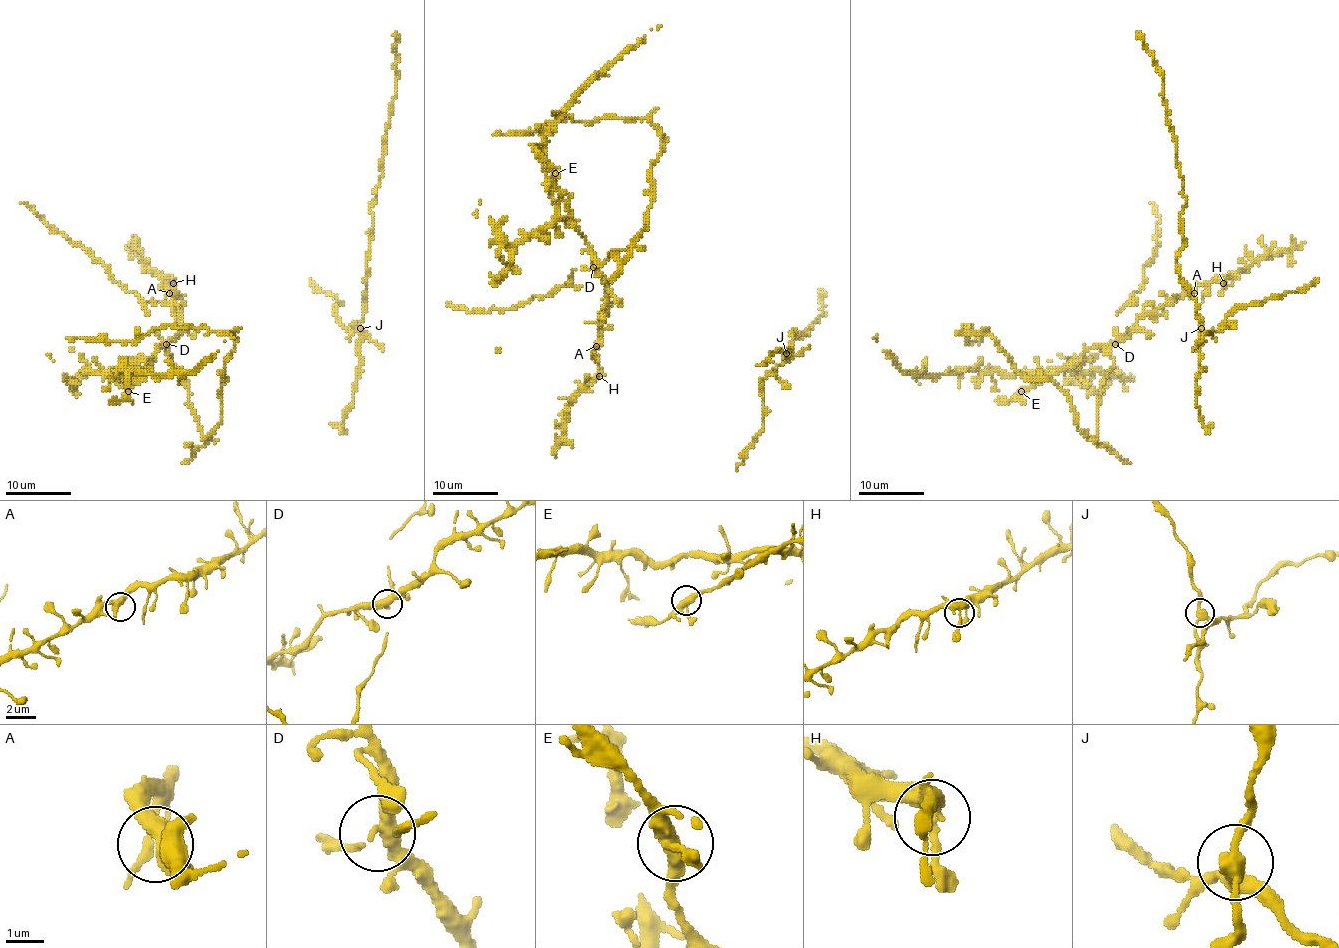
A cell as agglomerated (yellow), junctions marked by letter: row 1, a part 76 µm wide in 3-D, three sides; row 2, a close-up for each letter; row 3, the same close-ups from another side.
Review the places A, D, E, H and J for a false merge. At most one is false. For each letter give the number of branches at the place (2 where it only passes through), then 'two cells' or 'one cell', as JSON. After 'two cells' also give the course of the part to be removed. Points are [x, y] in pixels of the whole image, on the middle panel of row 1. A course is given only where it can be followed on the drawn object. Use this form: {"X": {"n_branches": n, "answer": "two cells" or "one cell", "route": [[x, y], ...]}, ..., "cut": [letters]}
{"A": {"n_branches": 3, "answer": "one cell"}, "D": {"n_branches": 3, "answer": "one cell"}, "E": {"n_branches": 3, "answer": "one cell"}, "H": {"n_branches": 3, "answer": "one cell"}, "J": {"n_branches": 3, "answer": "two cells", "route": [[787, 353], [785, 361], [762, 381], [762, 432], [736, 469]]}, "cut": ["J"]}

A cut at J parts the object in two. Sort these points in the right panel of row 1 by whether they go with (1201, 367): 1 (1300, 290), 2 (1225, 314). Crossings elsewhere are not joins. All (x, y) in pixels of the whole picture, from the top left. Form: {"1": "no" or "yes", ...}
{"1": "no", "2": "no"}

